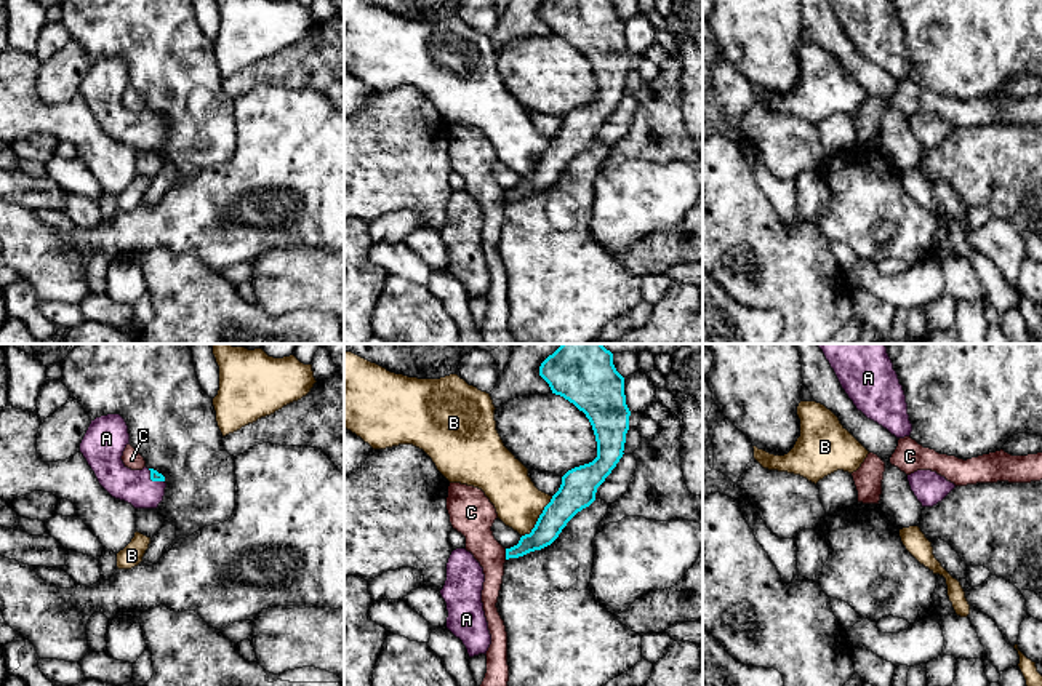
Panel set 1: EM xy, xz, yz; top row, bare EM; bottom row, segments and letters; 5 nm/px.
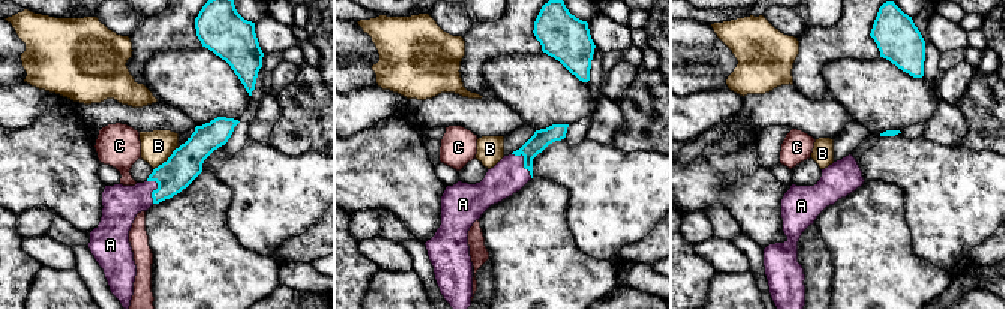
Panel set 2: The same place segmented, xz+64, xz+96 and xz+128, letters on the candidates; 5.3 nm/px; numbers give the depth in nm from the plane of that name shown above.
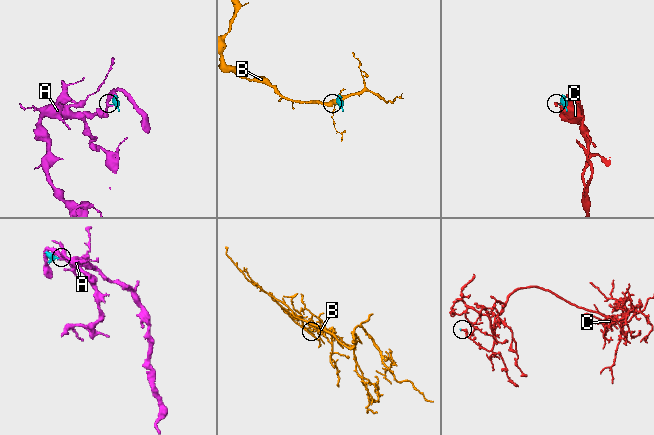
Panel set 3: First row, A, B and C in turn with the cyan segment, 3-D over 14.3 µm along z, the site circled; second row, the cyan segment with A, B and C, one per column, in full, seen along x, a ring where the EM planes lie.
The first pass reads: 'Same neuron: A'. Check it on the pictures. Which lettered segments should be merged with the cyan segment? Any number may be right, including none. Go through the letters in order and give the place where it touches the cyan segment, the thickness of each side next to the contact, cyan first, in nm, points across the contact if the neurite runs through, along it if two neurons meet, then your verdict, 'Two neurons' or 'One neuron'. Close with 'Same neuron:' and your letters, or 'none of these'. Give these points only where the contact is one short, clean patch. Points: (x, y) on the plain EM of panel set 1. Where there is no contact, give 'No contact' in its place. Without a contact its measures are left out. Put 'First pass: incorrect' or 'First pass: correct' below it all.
A: Touches cyan at xy (152, 122). Thickness 50 nm (cyan) against 180 nm. One neuron
B: Touches cyan at xz (538, 160). Thickness 180 nm (cyan) against 240 nm. Boundary: xz (553, 138), (535, 168), (522, 178). Two neurons
C: Touches cyan at xz (506, 195). Thickness 130 nm (cyan) against 200 nm. Boundary: xz (504, 191), (506, 200). Two neurons
Same neuron: A
First pass: correct

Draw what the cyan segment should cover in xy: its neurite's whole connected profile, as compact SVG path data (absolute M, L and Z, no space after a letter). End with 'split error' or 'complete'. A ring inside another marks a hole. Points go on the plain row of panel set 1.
M107 56L91 62L80 94L94 114L99 126L115 141L134 150L157 150L165 138L165 118L154 110L128 110L123 93L130 86L130 75L120 56Z; split error

